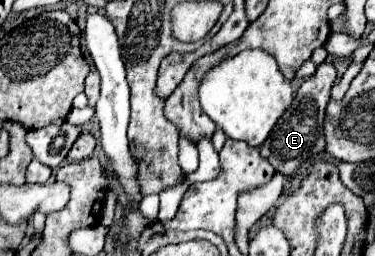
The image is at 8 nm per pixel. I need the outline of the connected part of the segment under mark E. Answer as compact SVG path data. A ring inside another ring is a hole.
M329 61L321 63L317 67L315 75L301 83L301 87L297 89L297 93L293 97L293 103L289 105L285 115L281 115L281 121L277 121L277 125L273 127L273 131L261 145L261 155L275 167L275 171L279 171L283 175L291 175L297 167L301 167L305 161L309 161L309 157L313 153L325 151L323 119L325 119L325 107L329 103L329 97L331 97L329 91L335 83L335 77L337 77L335 67Z

